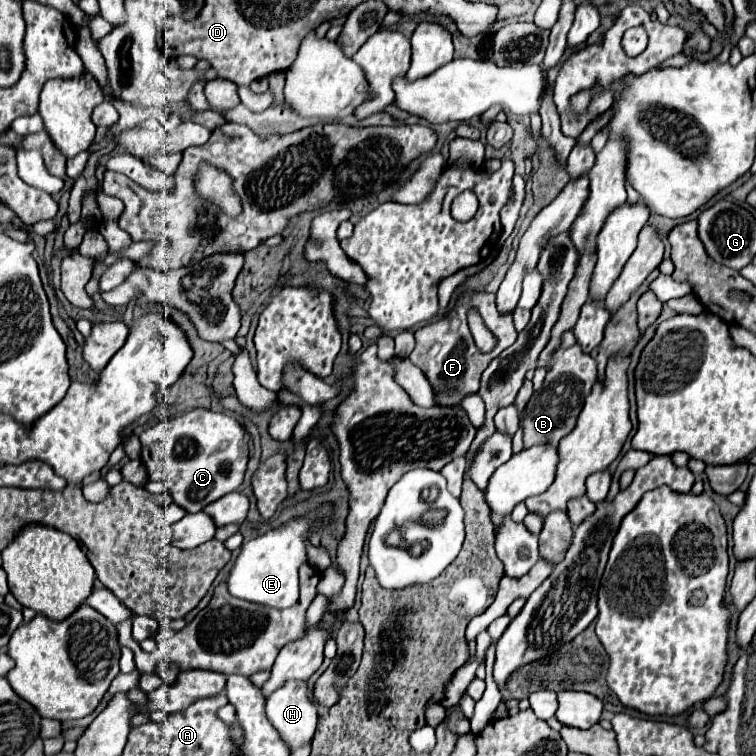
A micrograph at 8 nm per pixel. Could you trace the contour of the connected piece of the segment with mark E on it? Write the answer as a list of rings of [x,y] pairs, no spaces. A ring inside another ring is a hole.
[[[327,501],[319,505],[317,509],[311,509],[303,517],[293,517],[285,525],[267,531],[265,535],[259,535],[245,543],[241,547],[241,553],[229,573],[229,593],[233,597],[265,605],[265,607],[291,607],[299,599],[297,595],[297,585],[299,585],[299,567],[307,561],[307,549],[309,549],[309,539],[311,535],[321,529],[321,527],[333,527],[335,523],[335,503]]]

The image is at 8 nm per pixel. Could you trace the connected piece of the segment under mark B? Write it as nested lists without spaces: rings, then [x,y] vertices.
[[[579,345],[569,349],[555,351],[551,357],[551,369],[545,375],[541,389],[529,399],[523,413],[523,443],[525,447],[533,445],[551,445],[557,447],[559,441],[575,429],[577,417],[583,409],[583,401],[597,383],[597,363],[591,355],[585,355]]]

